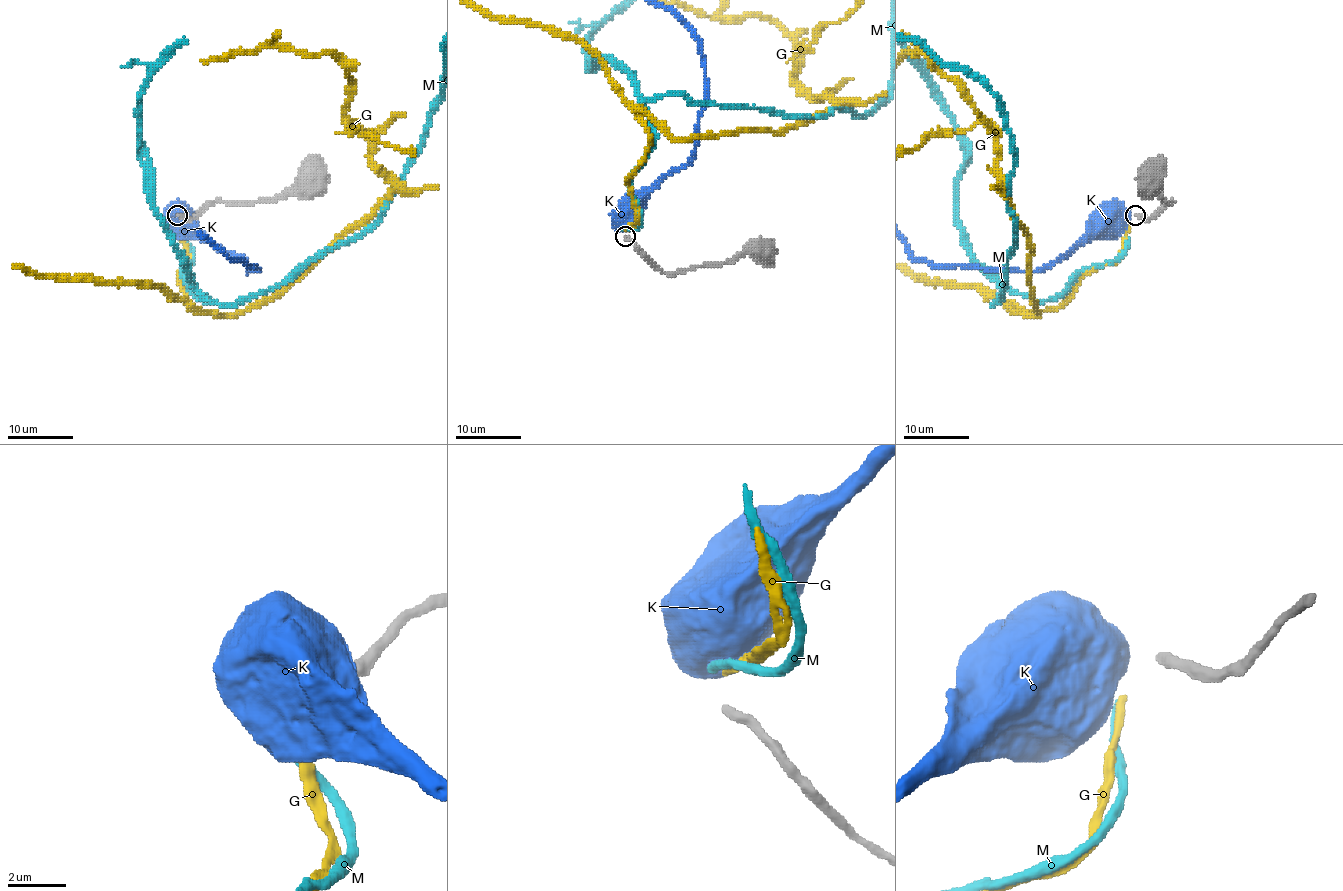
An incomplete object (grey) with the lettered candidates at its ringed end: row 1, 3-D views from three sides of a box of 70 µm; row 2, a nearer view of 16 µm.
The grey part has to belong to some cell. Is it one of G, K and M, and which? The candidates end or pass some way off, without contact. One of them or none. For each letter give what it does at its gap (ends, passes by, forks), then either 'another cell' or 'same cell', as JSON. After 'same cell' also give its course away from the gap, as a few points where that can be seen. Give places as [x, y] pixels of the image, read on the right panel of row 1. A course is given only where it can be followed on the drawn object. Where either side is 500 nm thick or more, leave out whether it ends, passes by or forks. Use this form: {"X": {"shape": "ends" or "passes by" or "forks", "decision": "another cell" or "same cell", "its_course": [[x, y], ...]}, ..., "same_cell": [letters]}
{"G": {"shape": "ends", "decision": "another cell"}, "K": {"decision": "another cell"}, "M": {"shape": "ends", "decision": "same cell"}, "same_cell": ["M"]}

